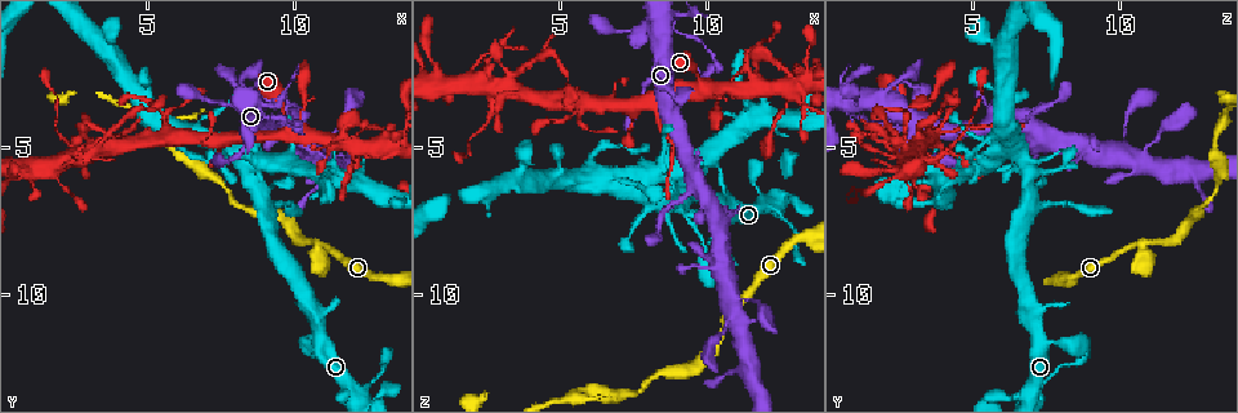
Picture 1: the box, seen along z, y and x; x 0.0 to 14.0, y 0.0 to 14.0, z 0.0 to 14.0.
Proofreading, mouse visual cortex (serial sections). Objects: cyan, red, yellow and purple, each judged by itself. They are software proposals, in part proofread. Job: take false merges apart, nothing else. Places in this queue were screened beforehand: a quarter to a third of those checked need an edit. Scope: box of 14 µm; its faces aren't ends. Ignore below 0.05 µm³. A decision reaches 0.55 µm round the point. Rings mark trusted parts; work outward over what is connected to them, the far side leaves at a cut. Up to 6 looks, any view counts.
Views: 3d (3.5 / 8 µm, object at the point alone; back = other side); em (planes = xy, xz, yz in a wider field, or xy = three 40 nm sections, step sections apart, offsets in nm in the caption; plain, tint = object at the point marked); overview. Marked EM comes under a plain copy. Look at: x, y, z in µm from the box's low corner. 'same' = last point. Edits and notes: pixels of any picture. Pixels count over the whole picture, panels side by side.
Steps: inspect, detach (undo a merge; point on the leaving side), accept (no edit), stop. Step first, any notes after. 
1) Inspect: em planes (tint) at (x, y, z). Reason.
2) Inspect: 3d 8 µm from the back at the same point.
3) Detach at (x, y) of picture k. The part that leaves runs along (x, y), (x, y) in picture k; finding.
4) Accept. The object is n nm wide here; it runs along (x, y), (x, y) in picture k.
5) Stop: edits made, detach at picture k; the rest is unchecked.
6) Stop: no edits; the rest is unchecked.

Inspect: 3d 3.5 µm at (8.4, 4.6, 3.4). A fork.

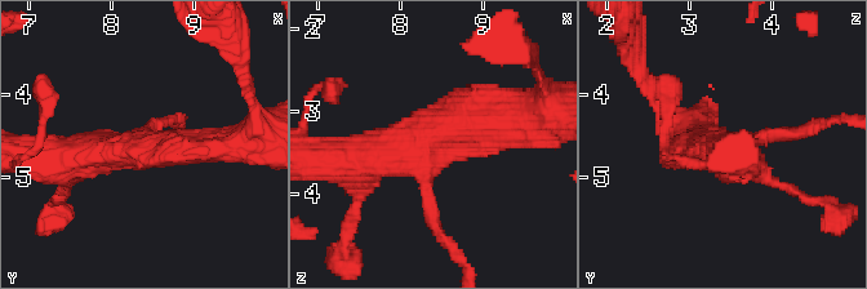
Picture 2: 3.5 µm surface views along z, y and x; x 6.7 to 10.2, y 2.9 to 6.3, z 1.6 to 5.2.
Inspect: em planes (tint) at (8.30, 4.70, 3.45). 3 arms meet here; the arms are 200, 400, 500 nm wide.

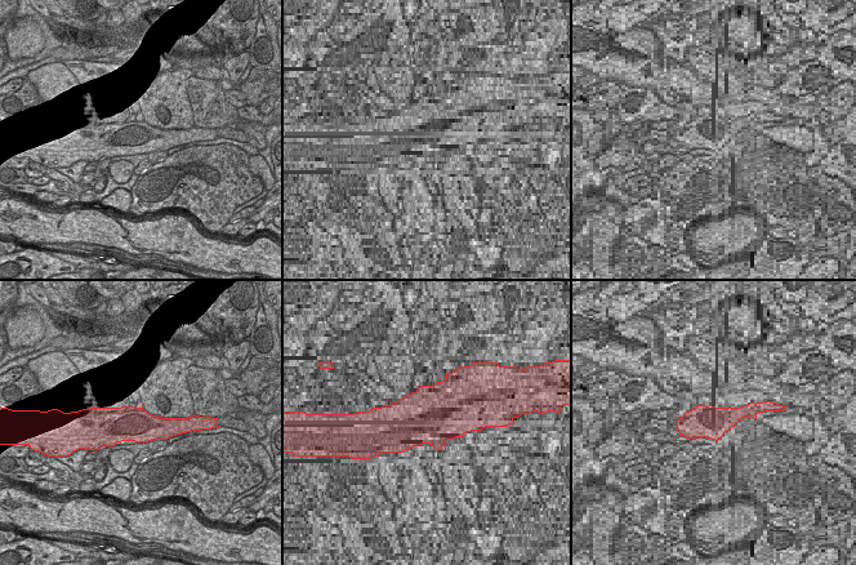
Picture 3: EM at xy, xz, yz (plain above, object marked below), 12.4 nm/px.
Accept. It runs along (502, 119), (339, 159) in picture 2; continuous, no second cell.

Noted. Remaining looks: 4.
Inspect: 3d 3.5 µm at (11.3, 5.4, 10.9).

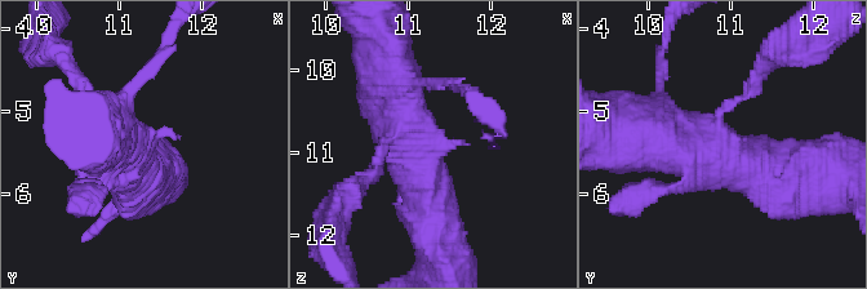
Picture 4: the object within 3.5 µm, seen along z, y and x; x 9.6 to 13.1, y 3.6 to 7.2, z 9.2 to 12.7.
Accept. It runs along (386, 81), (405, 141), (468, 145) in picture 4; all the same cell.

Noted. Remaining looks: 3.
Inspect: 3d 8 µm at (3.3, 5.0, 2.8). Thin neck.

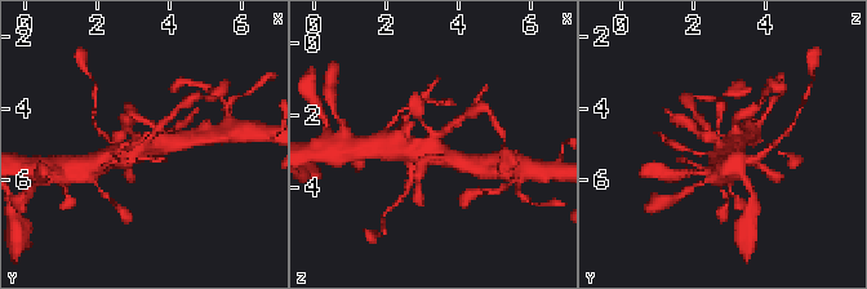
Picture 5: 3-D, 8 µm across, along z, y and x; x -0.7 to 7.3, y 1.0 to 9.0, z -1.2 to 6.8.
Inspect: 3d 3.5 µm at (3.3, 5.1, 2.9).

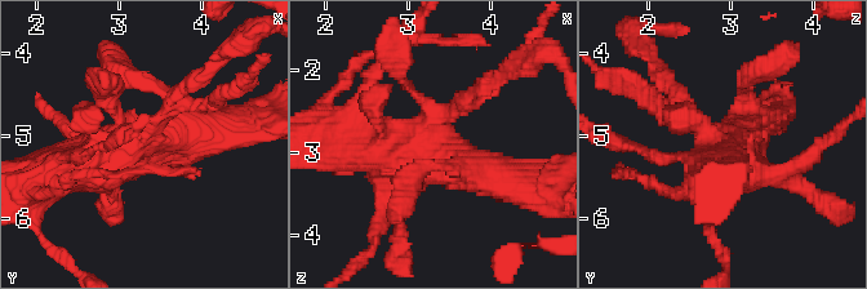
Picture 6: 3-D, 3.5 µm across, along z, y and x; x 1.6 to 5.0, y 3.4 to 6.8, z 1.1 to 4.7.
Inspect: em xy step 2 (tint) at (3.30, 5.05, 2.85). Need the tissue.

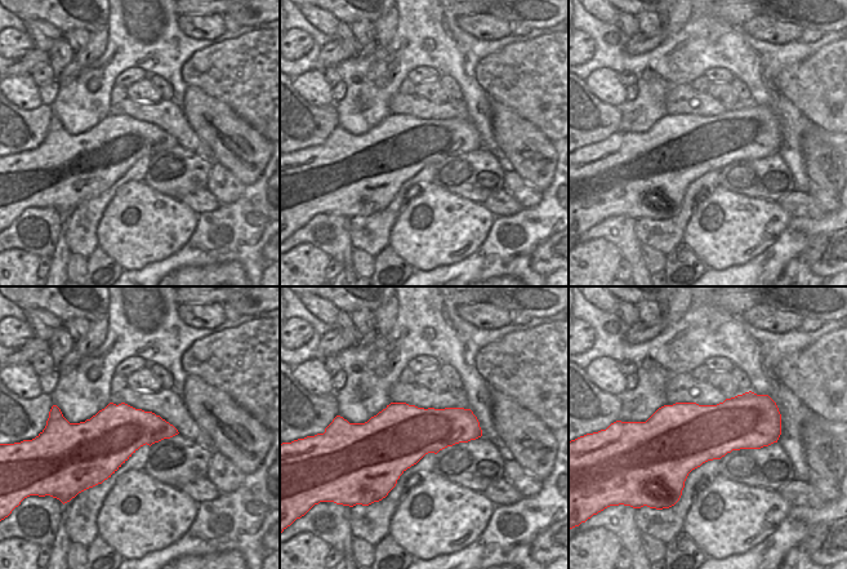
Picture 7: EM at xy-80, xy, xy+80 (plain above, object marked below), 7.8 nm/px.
Detach at (493, 92) of picture 6. The part that leaves runs along (452, 111), (539, 52) in picture 6; two cells meet here.

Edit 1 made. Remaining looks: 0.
Stop: edits made, detach at picture 6; the rest is unchecked.

